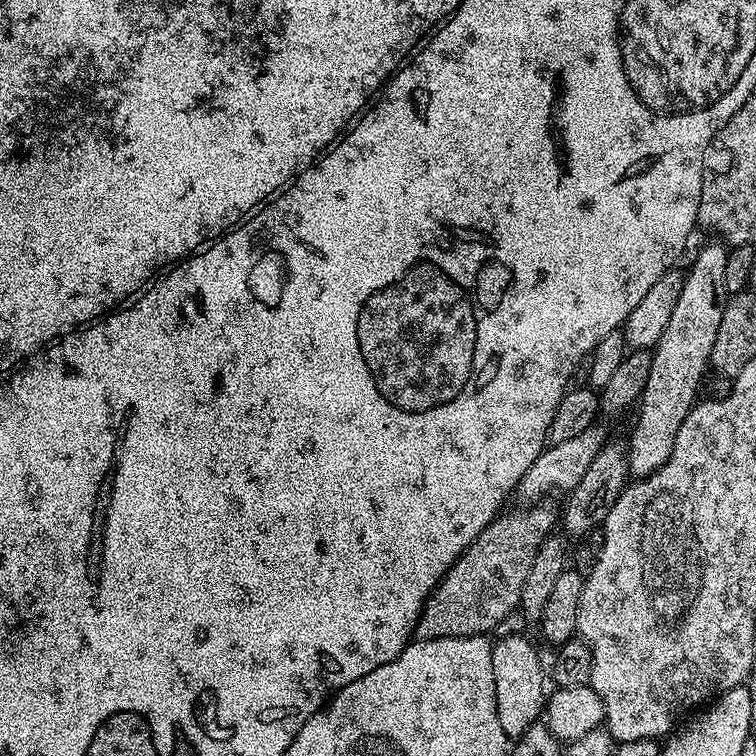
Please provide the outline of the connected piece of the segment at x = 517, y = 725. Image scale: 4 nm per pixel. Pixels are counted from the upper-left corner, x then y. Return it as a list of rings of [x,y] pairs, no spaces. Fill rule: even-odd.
[[[504,636],[500,641],[497,639],[492,646],[492,661],[498,722],[502,722],[502,730],[509,738],[515,738],[541,719],[546,703],[546,668],[540,665],[535,646],[524,636]]]

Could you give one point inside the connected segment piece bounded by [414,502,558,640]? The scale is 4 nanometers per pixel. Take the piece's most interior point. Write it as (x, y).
(483, 587)

